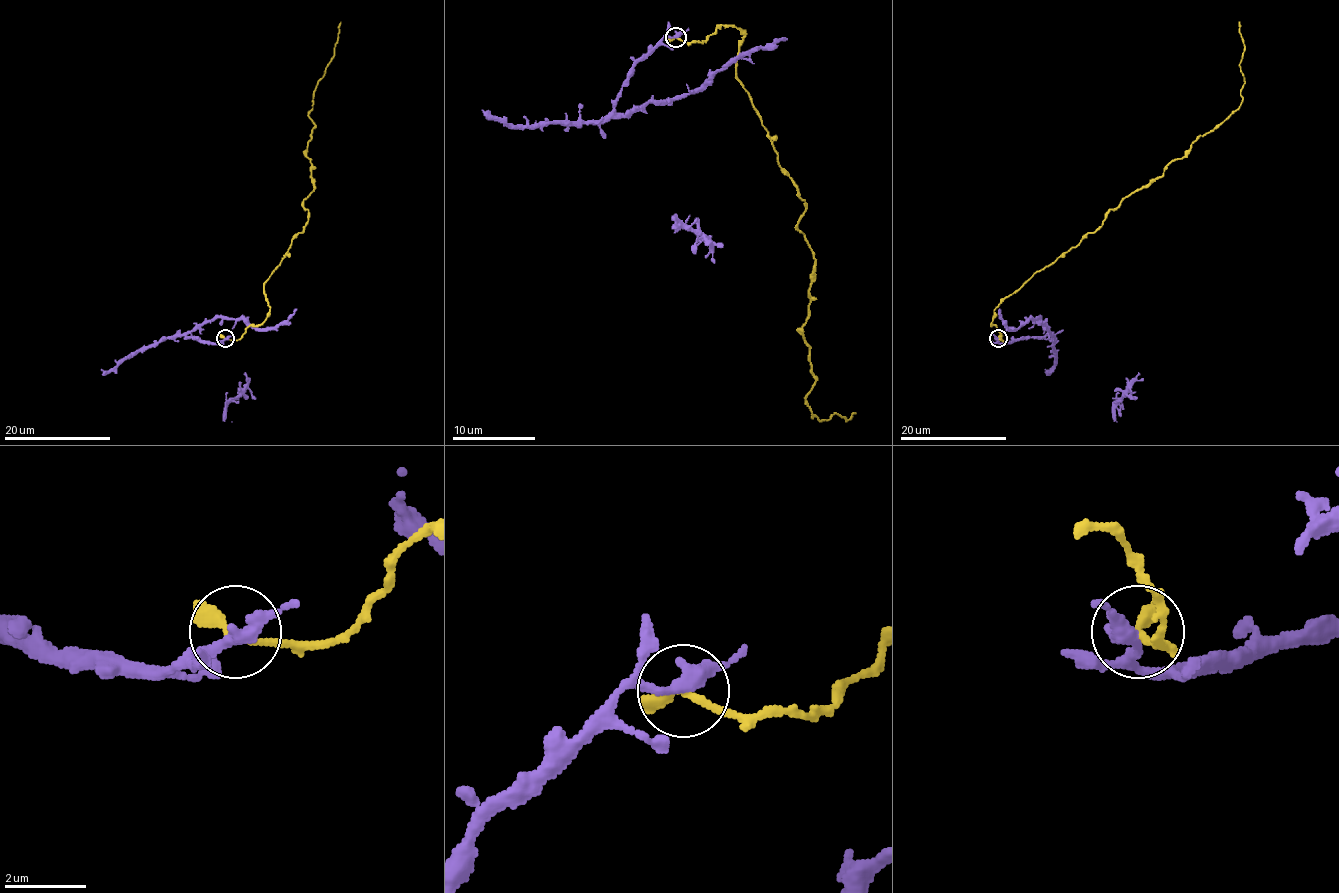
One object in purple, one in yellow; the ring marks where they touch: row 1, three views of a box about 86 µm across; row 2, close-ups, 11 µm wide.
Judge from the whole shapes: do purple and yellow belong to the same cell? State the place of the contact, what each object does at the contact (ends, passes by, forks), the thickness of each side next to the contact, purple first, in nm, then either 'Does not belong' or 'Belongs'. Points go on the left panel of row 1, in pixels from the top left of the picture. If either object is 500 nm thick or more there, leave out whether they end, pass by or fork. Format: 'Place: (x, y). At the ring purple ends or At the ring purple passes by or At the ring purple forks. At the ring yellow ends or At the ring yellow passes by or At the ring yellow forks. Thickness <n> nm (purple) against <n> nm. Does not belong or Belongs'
Place: (225, 338). At the ring purple passes by. At the ring yellow passes by. Thickness 360 nm (purple) against 240 nm. Does not belong

